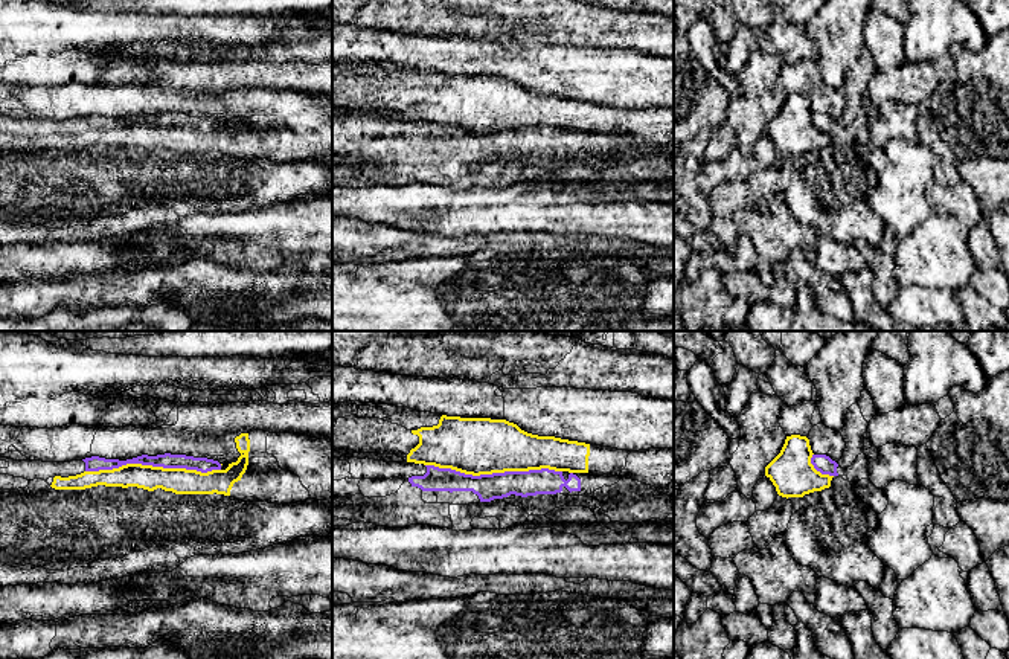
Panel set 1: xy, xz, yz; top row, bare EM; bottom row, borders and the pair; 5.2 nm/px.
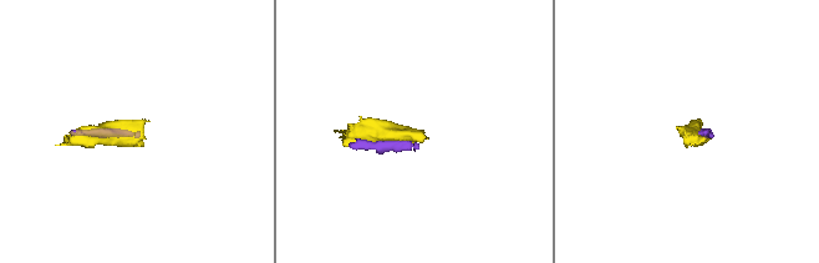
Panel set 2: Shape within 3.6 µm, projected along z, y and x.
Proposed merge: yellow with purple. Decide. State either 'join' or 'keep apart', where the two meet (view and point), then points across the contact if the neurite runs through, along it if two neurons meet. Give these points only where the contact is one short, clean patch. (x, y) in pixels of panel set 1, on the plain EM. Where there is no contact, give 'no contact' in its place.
keep apart | xz (494, 130)

